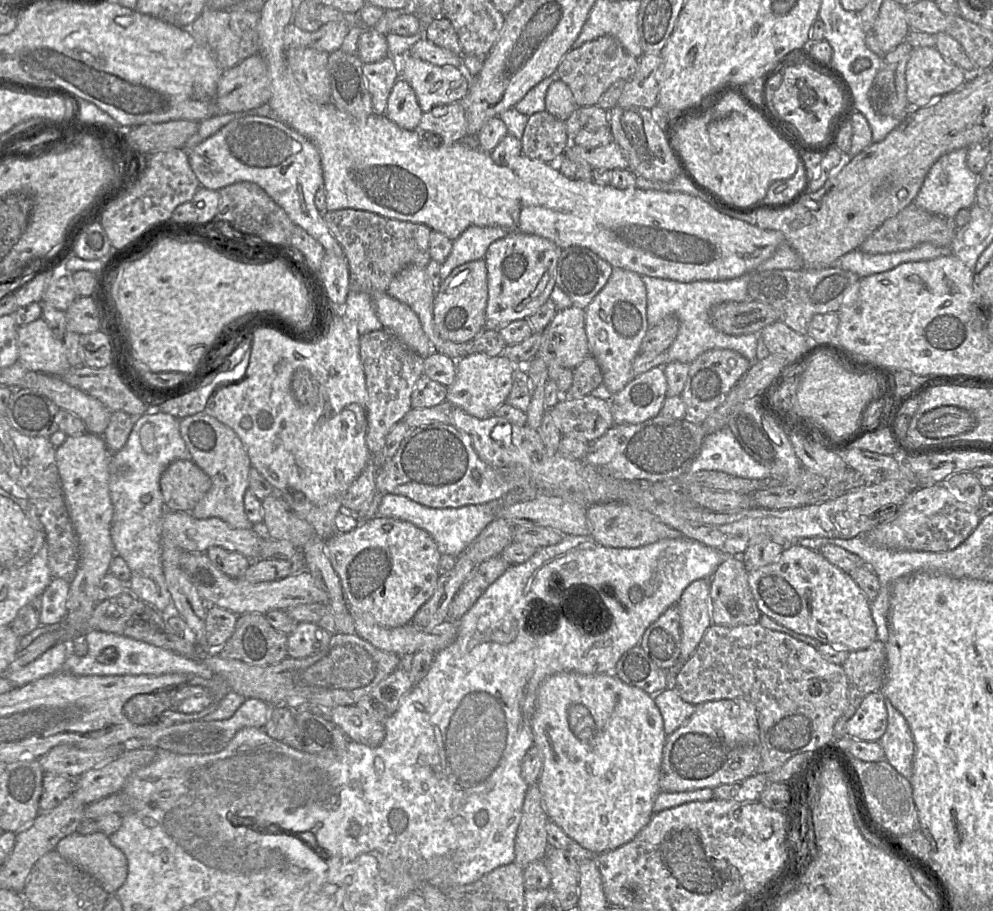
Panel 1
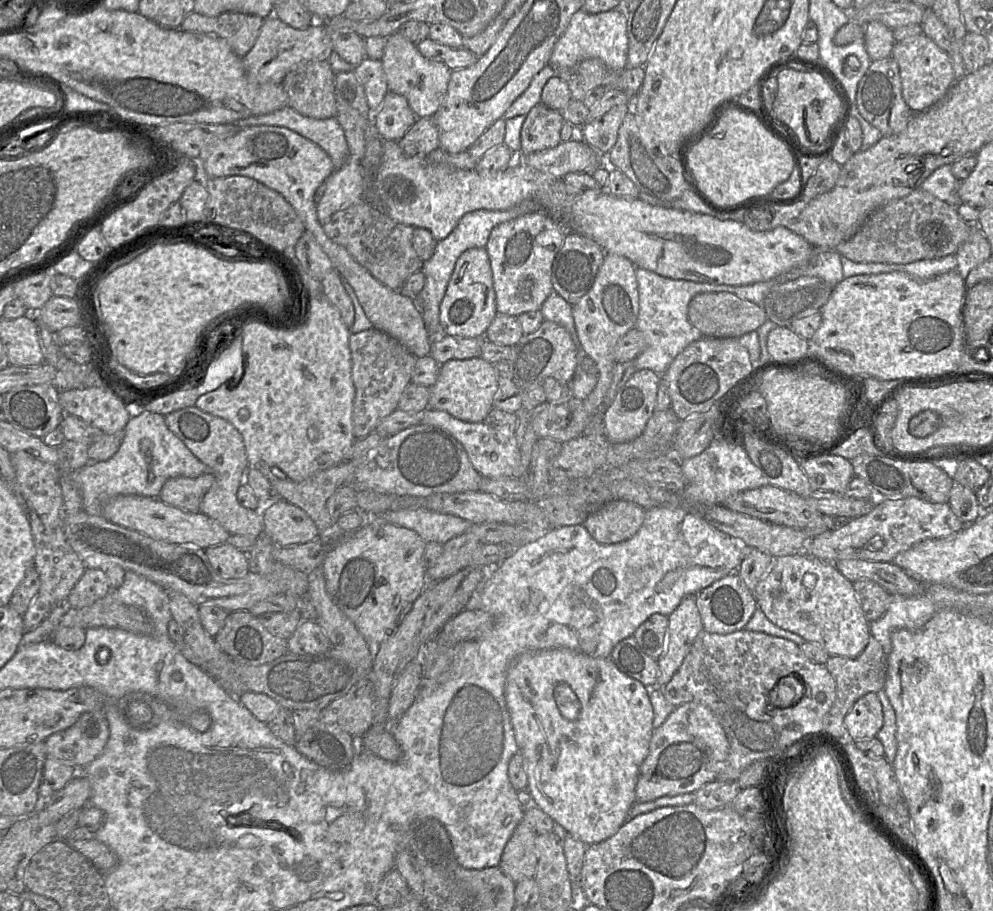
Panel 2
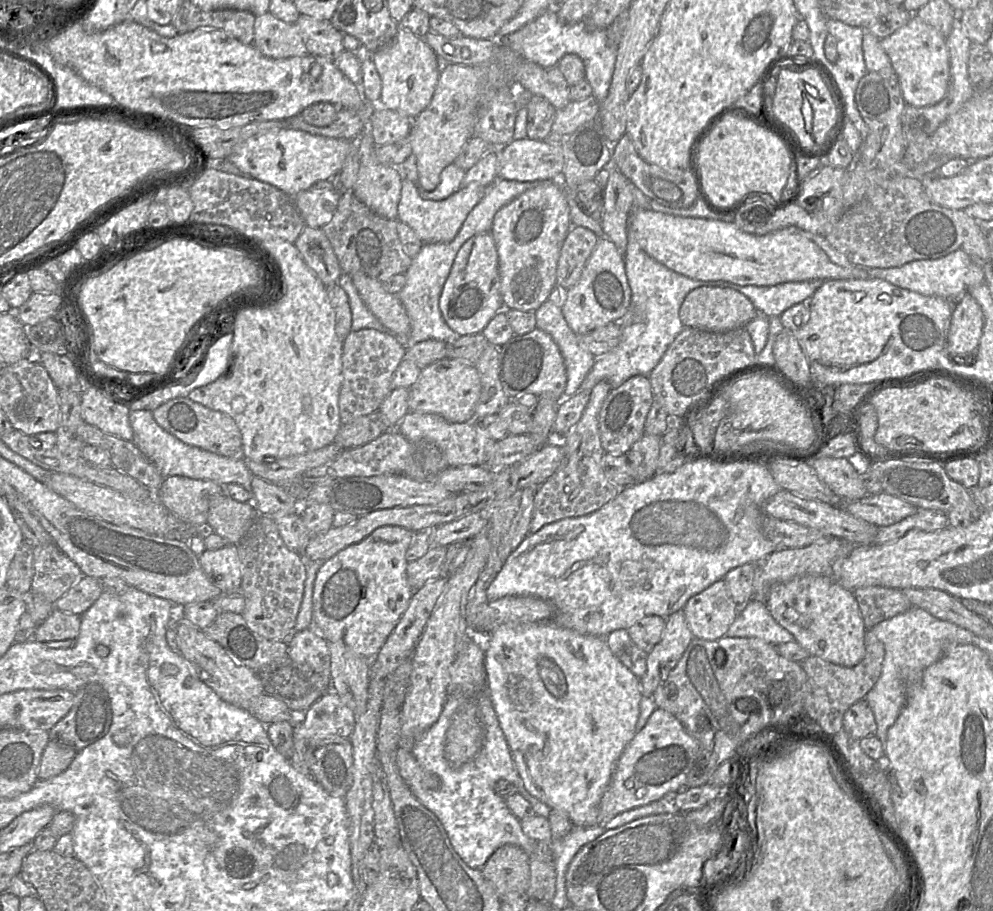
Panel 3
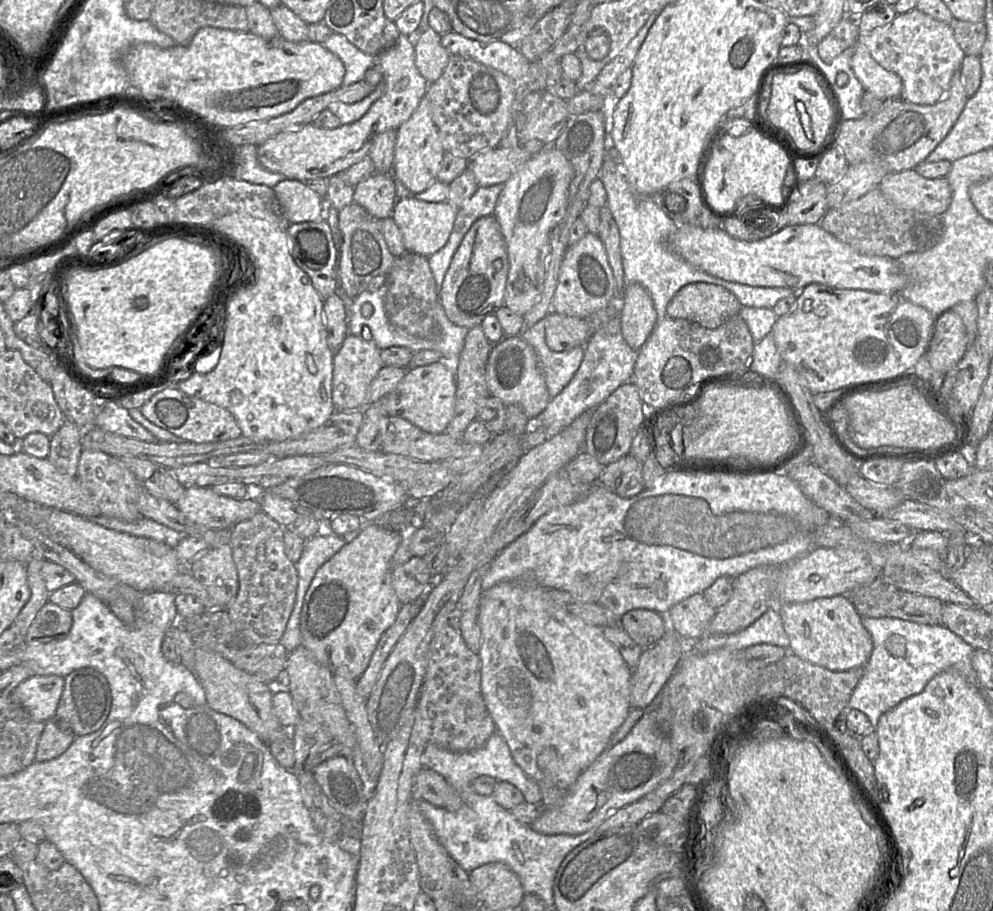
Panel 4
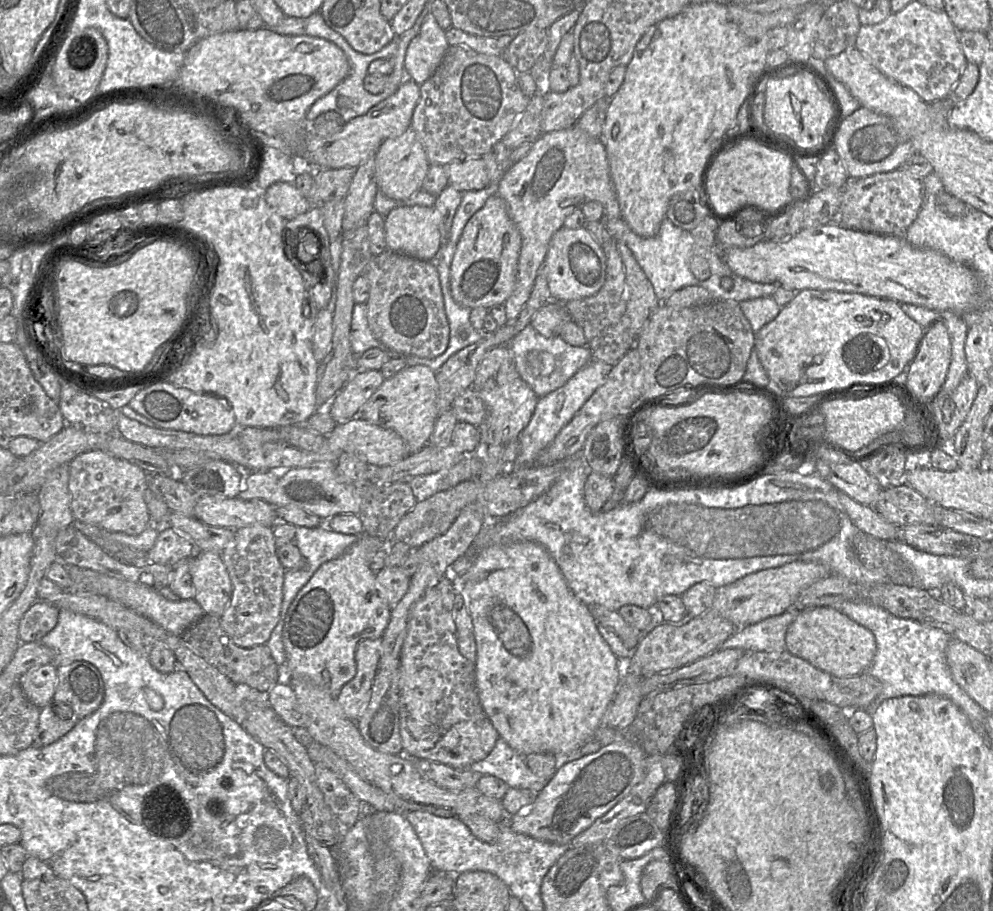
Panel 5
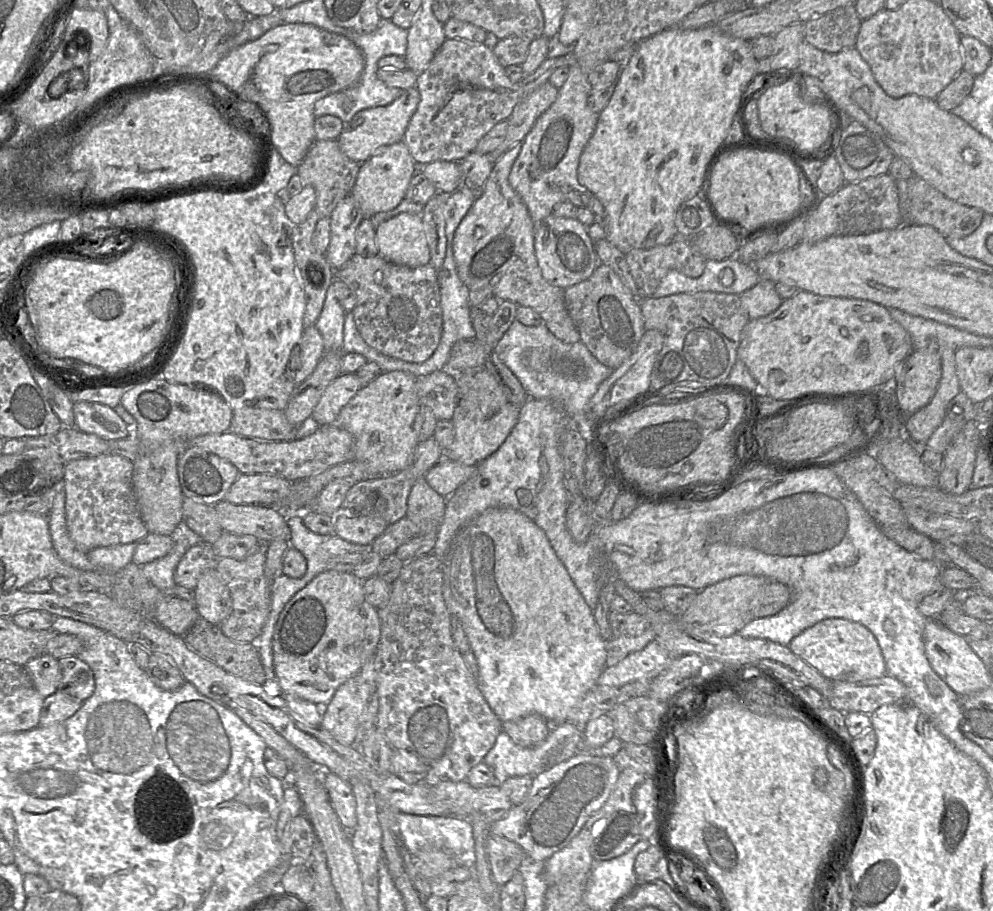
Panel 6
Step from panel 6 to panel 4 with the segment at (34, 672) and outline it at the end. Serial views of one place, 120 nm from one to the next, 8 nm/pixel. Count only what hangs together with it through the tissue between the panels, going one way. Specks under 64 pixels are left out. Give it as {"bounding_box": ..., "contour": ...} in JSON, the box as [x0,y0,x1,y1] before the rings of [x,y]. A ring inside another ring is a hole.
{"bounding_box":[10,675,64,722],"contour":[[[33,675],[21,682],[10,694],[33,719],[47,722],[56,715],[64,689],[64,678],[56,675]]]}

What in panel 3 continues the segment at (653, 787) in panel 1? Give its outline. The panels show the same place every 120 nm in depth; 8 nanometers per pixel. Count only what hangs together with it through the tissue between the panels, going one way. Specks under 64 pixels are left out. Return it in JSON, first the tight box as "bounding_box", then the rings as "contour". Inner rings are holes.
{"bounding_box":[485,621,642,827],"contour":[[[550,621],[531,622],[523,625],[504,624],[495,629],[488,637],[485,650],[486,688],[500,727],[505,735],[514,765],[523,780],[526,790],[548,805],[567,814],[575,826],[595,827],[599,824],[599,809],[603,794],[607,790],[616,763],[628,743],[636,735],[636,724],[642,698],[640,679],[637,678],[611,652],[606,639],[556,625]]]}

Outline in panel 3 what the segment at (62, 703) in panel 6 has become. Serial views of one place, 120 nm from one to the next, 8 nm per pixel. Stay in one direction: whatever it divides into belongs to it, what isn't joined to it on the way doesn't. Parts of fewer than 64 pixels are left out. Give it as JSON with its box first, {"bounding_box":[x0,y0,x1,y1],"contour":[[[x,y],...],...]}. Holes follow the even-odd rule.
{"bounding_box":[38,739,76,780],"contour":[[[50,739],[40,760],[38,778],[47,780],[64,772],[74,760],[76,750]]]}

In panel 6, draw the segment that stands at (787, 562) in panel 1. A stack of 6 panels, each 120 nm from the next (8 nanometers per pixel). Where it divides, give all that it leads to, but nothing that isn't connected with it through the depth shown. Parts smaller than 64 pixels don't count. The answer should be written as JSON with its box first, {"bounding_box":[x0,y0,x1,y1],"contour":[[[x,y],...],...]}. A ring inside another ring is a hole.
{"bounding_box":[790,618,887,682],"contour":[[[827,618],[792,639],[790,650],[832,681],[858,682],[887,674],[881,648],[863,624],[844,618]]]}

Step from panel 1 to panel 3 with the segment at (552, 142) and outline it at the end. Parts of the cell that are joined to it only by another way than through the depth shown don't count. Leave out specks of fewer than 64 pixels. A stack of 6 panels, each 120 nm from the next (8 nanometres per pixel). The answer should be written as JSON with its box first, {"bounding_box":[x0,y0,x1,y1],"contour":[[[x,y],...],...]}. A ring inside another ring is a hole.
{"bounding_box":[527,95,556,141],"contour":[[[533,95],[527,105],[527,137],[543,141],[552,131],[556,109],[544,97]]]}

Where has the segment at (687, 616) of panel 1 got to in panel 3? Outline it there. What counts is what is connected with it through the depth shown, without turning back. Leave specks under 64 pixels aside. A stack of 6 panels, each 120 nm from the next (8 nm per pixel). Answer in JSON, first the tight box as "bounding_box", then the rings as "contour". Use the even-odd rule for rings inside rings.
{"bounding_box":[640,610,693,697],"contour":[[[678,610],[666,619],[663,637],[648,653],[647,670],[640,678],[643,696],[652,697],[659,684],[681,659],[693,638],[683,610]]]}

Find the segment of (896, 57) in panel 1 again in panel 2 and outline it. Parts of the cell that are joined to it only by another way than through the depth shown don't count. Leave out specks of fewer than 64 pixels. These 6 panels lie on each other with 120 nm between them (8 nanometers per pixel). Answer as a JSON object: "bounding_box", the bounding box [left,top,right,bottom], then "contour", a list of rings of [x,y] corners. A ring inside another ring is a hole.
{"bounding_box":[856,56,914,136],"contour":[[[892,56],[872,61],[867,72],[858,84],[856,100],[860,114],[869,123],[878,128],[883,136],[892,136],[901,133],[914,114],[903,98],[899,66]]]}

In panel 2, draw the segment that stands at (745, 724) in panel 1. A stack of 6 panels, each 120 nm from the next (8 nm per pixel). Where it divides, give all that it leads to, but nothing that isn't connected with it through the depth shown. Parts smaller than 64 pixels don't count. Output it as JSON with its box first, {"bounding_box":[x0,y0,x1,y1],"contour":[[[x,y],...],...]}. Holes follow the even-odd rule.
{"bounding_box":[636,702,728,802],"contour":[[[688,702],[676,707],[666,721],[653,731],[649,752],[641,765],[636,784],[636,802],[693,793],[705,784],[716,781],[728,750],[725,732],[706,705]]]}

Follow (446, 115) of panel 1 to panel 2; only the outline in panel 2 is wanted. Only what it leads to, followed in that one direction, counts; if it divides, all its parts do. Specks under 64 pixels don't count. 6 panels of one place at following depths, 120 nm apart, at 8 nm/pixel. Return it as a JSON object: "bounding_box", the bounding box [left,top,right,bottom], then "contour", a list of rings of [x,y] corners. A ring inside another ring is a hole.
{"bounding_box":[398,117,439,156],"contour":[[[433,117],[418,118],[398,144],[408,156],[427,155],[438,149],[439,130]]]}

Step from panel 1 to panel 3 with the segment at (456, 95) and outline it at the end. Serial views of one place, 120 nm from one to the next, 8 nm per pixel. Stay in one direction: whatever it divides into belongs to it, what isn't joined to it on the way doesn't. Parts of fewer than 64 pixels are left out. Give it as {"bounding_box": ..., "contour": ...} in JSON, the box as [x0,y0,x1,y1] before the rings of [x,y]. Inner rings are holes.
{"bounding_box":[369,27,442,120],"contour":[[[399,27],[390,44],[369,56],[375,64],[382,83],[378,105],[397,111],[412,120],[428,107],[436,89],[442,66],[441,60],[424,42],[424,39]]]}

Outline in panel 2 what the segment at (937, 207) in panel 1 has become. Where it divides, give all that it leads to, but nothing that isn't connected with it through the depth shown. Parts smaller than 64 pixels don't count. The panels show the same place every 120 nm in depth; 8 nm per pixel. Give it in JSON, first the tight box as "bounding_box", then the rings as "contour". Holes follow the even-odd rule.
{"bounding_box":[921,165,961,207],"contour":[[[944,165],[937,168],[921,184],[921,188],[937,199],[944,201],[954,207],[961,205],[958,196],[960,181],[957,180],[951,170],[951,165]]]}

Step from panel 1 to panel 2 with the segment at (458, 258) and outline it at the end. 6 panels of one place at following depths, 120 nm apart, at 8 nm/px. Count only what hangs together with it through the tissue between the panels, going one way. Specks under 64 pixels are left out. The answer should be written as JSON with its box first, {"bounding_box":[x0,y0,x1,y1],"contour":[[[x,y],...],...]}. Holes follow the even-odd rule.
{"bounding_box":[417,202,541,342],"contour":[[[522,202],[504,211],[475,210],[465,214],[456,228],[445,239],[438,241],[432,257],[423,262],[420,271],[425,276],[425,285],[417,295],[421,301],[421,314],[430,334],[430,342],[434,338],[440,338],[445,335],[440,323],[440,305],[458,258],[470,248],[486,247],[491,231],[497,225],[534,211],[541,211],[541,208],[535,202]]]}

